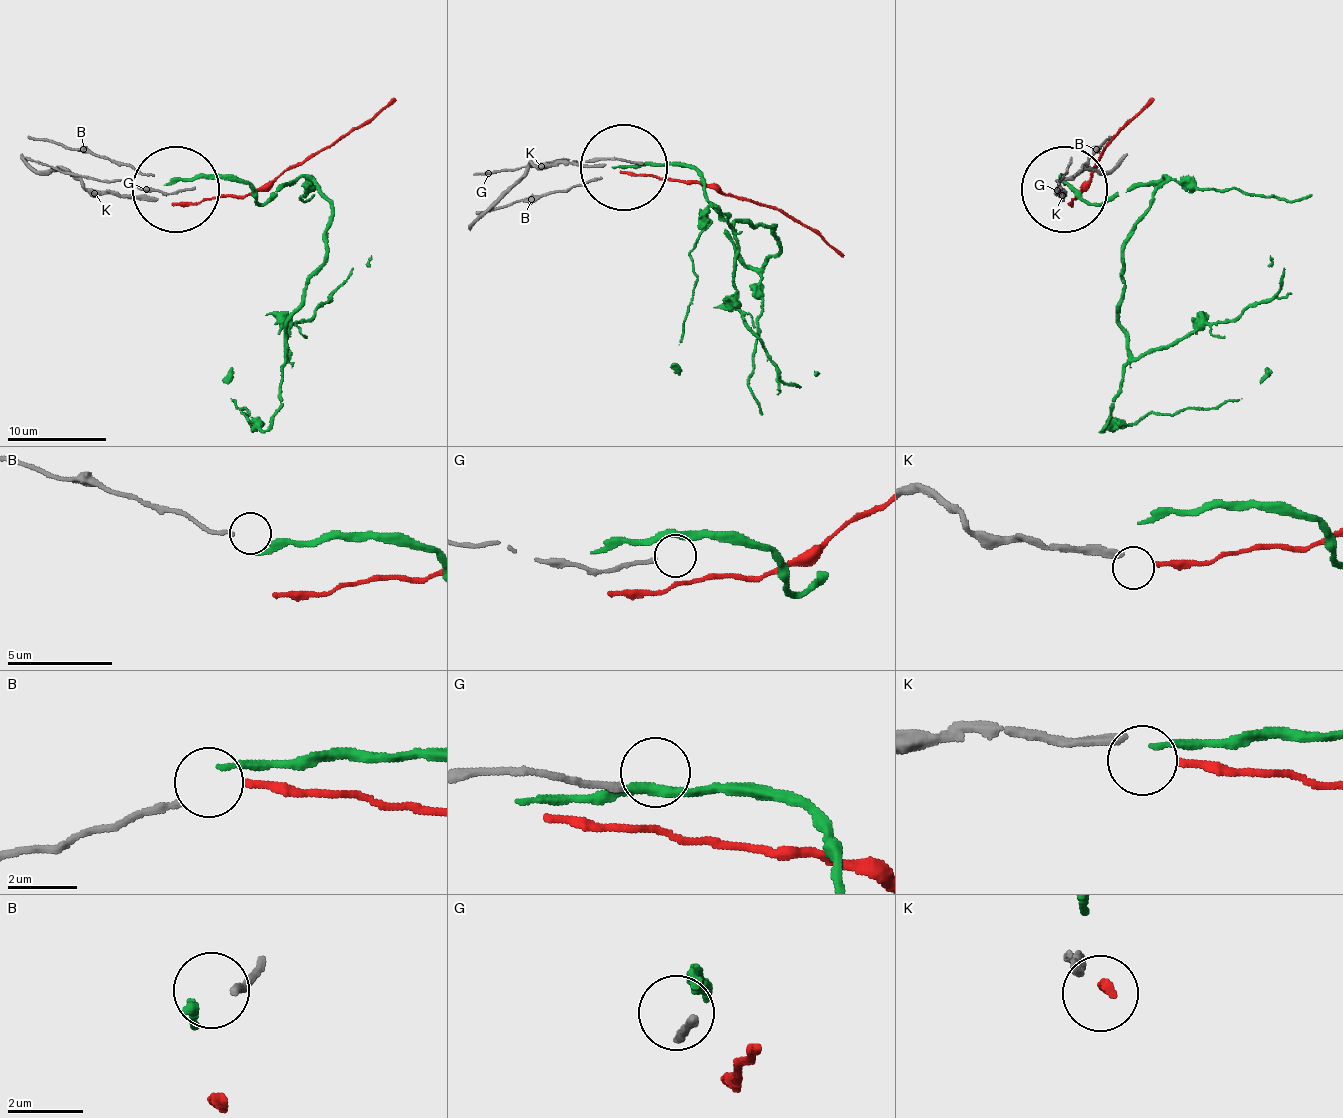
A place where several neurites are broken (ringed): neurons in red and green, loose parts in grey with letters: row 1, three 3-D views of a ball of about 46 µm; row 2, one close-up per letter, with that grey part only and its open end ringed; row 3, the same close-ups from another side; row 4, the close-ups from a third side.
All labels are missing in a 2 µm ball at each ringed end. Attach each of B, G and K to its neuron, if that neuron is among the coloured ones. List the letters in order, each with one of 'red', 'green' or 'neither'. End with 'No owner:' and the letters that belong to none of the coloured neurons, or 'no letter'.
B: neither
G: neither
K: neither
No owner: B, G, K

